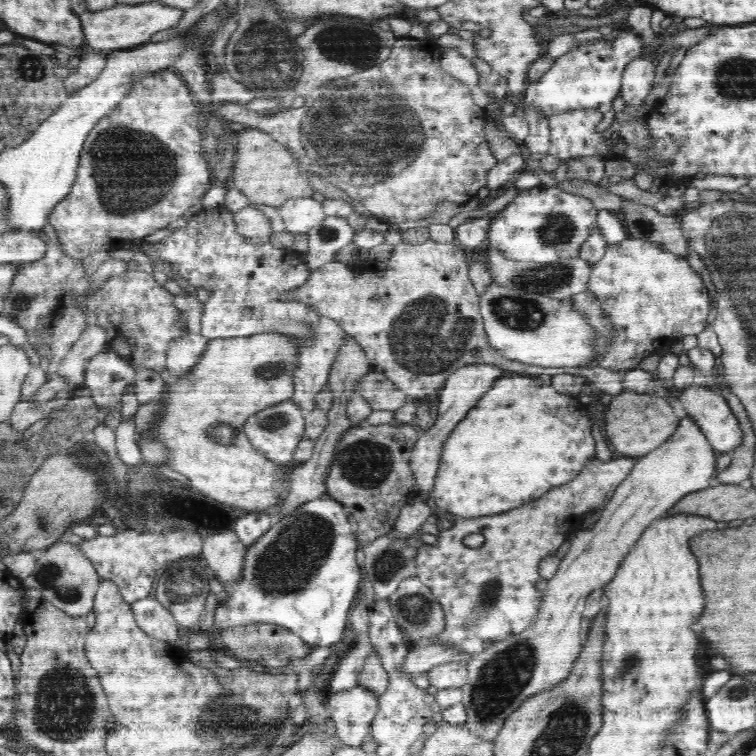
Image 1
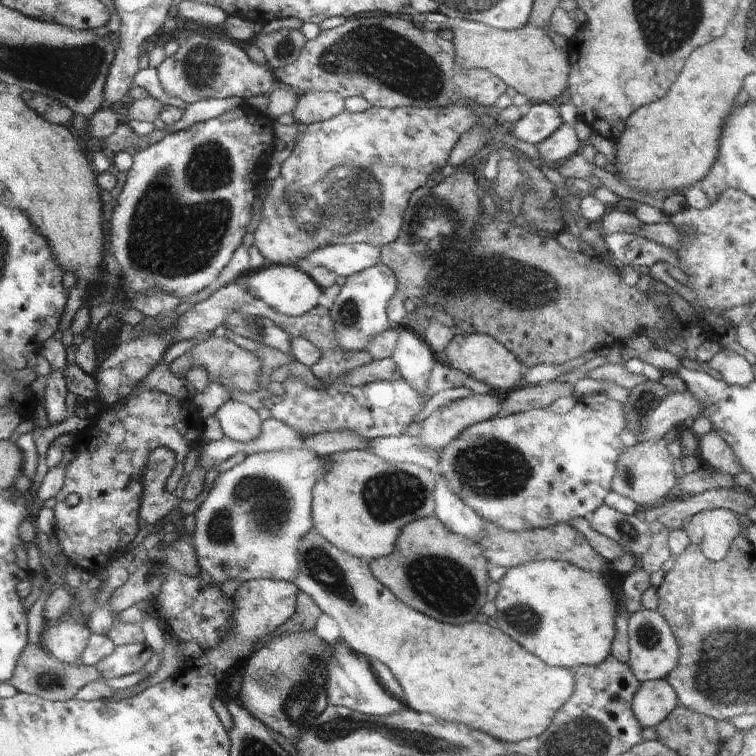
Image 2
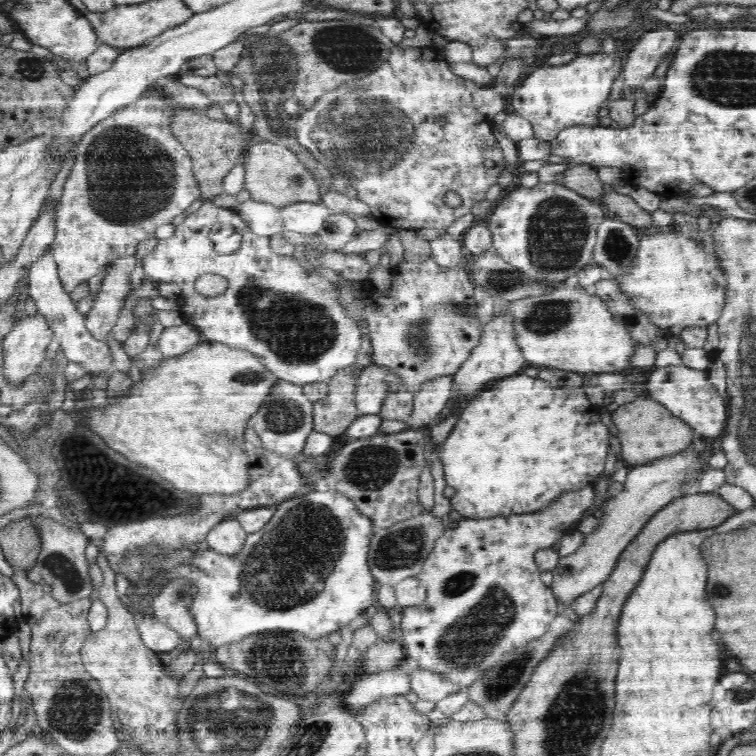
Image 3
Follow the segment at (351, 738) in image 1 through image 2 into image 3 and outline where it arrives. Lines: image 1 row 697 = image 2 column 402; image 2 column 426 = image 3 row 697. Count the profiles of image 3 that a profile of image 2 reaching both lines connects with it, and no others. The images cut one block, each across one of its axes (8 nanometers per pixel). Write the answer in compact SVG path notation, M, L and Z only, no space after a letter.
M406 656L394 669L367 675L362 673L342 704L358 717L374 702L384 702L384 698L390 696L408 695L410 674L418 669L416 661Z

